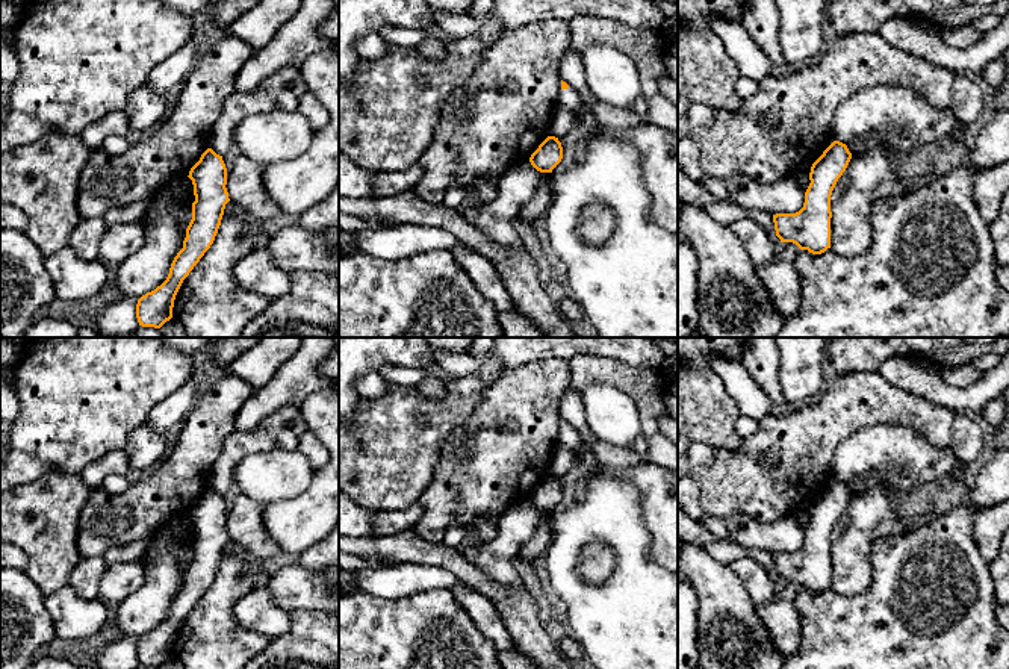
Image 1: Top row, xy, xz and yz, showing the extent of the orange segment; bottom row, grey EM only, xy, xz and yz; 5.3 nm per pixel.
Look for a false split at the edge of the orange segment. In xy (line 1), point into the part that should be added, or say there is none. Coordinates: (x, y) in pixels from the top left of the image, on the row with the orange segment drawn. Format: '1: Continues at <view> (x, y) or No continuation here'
1: No continuation here

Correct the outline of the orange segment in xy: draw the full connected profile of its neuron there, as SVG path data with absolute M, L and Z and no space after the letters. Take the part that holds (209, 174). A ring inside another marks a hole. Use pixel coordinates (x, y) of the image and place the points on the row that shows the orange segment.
M207 148L191 168L195 201L192 219L186 229L183 248L174 257L166 280L138 300L136 318L142 327L160 328L172 318L175 295L194 266L210 248L221 226L227 192L227 168L222 156Z

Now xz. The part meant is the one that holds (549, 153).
M548 136L531 154L531 165L540 173L552 173L563 159L563 147L558 138Z

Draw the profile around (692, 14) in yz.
M678 0L678 27L697 33L709 29L708 18L720 15L741 23L741 12L750 0Z

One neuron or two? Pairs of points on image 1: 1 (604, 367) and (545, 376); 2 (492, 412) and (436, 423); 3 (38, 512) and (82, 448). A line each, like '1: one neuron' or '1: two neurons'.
1: two neurons
2: two neurons
3: two neurons

